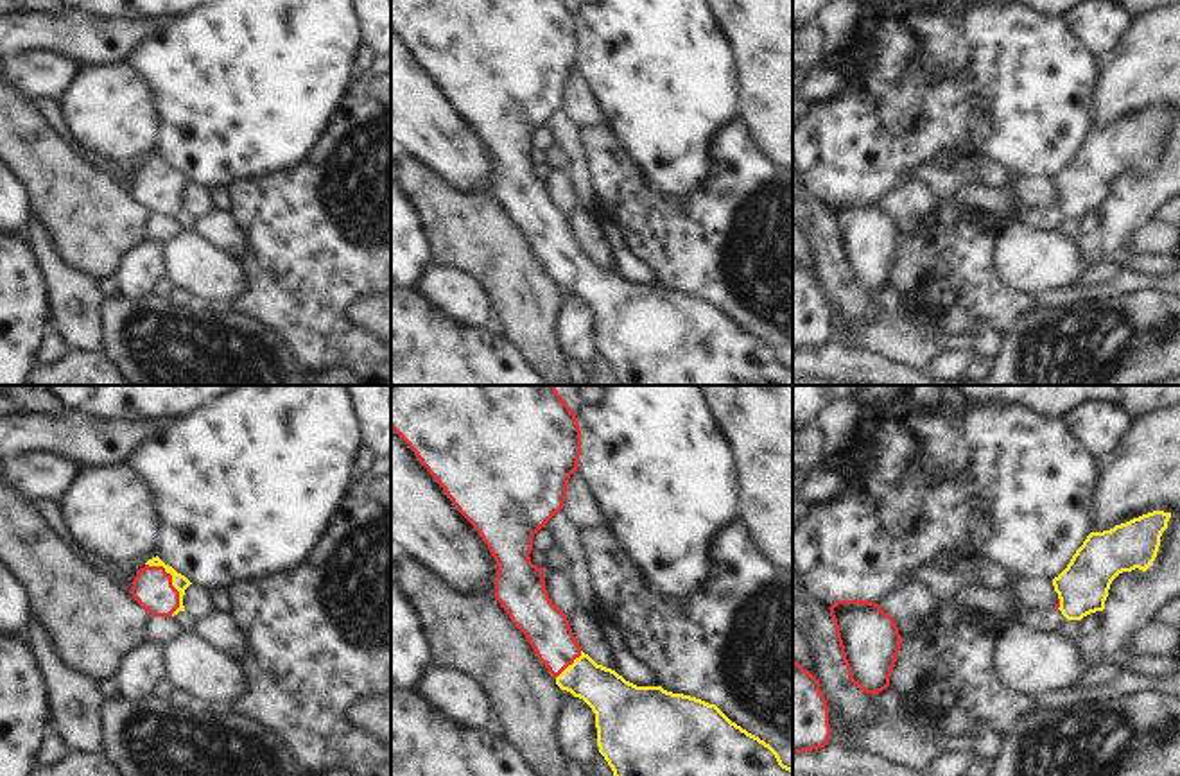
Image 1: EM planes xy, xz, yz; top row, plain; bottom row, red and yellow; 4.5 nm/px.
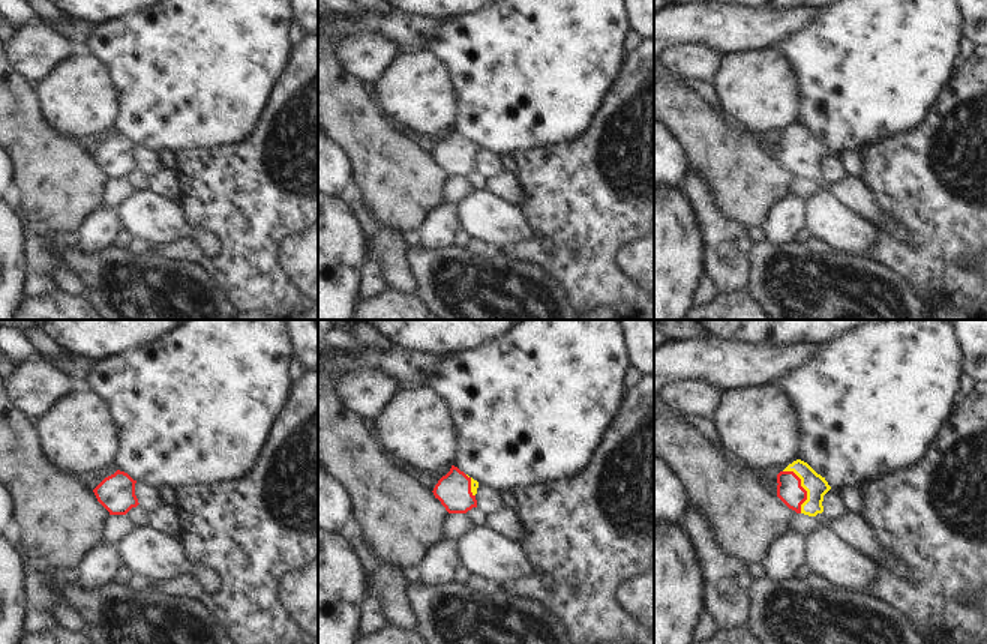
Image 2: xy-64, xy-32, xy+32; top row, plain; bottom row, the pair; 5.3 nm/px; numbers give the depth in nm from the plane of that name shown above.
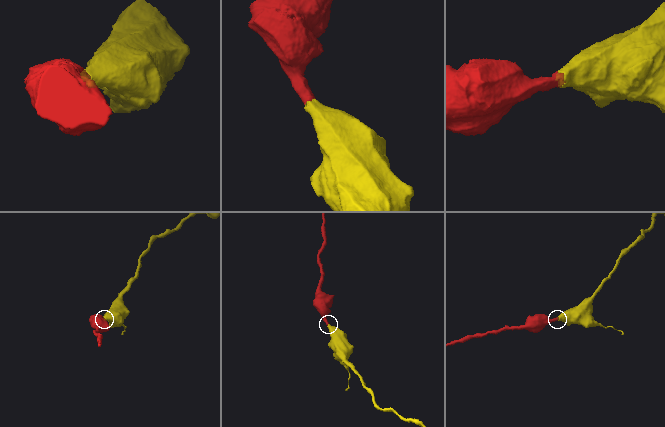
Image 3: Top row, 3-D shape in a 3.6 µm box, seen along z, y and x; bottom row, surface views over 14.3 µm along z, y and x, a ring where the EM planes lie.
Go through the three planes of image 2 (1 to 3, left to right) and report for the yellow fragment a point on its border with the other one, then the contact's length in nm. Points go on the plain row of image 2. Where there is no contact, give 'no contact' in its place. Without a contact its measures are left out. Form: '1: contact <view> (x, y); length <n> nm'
1: no contact
2: contact xy-32 (470, 149); length 130 nm
3: contact xy+32 (803, 152); length 260 nm

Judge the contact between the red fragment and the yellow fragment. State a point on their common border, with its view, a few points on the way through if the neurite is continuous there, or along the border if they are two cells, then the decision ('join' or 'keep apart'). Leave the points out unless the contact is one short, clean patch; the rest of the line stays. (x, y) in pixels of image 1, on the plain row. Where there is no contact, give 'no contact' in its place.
meets red in xy at (171, 181); runs through xy (153, 187), (164, 187), (171, 181), (180, 181); join

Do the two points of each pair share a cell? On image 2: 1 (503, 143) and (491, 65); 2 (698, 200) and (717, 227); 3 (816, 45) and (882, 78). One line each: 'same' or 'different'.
1: same
2: same
3: same

